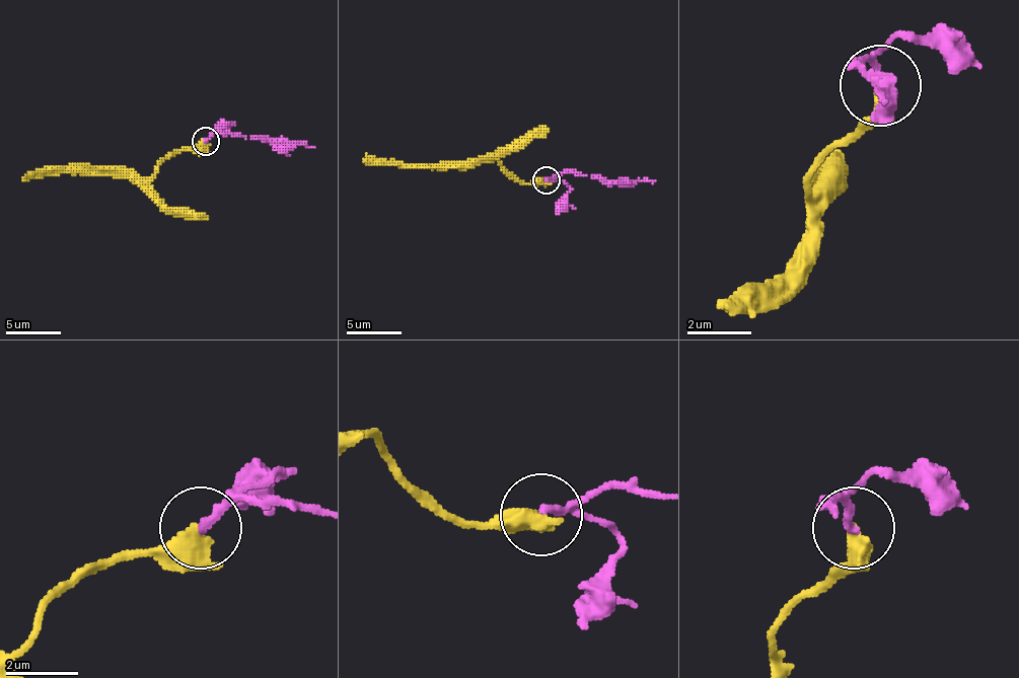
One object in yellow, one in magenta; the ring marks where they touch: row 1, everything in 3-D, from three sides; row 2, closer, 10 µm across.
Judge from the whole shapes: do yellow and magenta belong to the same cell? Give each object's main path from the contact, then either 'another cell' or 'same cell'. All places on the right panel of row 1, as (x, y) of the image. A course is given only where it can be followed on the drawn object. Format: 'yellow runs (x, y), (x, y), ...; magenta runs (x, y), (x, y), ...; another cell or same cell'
yellow runs (882, 87), (882, 111), (809, 176), (809, 193), (842, 176), (833, 176), (817, 201); magenta runs (882, 87), (866, 63), (858, 63), (882, 79), (882, 103); same cell

